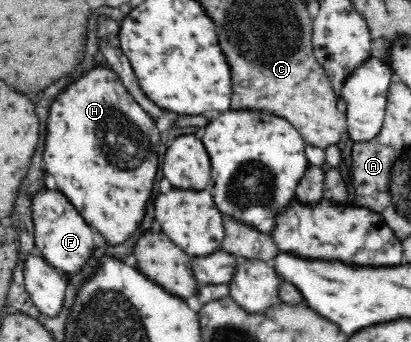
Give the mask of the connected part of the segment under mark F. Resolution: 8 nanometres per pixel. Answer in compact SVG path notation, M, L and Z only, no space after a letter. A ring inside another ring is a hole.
M42 191L34 199L32 219L34 222L35 249L38 255L50 267L57 269L65 277L82 273L94 255L96 241L94 241L94 233L90 230L90 226L76 211L68 198L59 191Z

